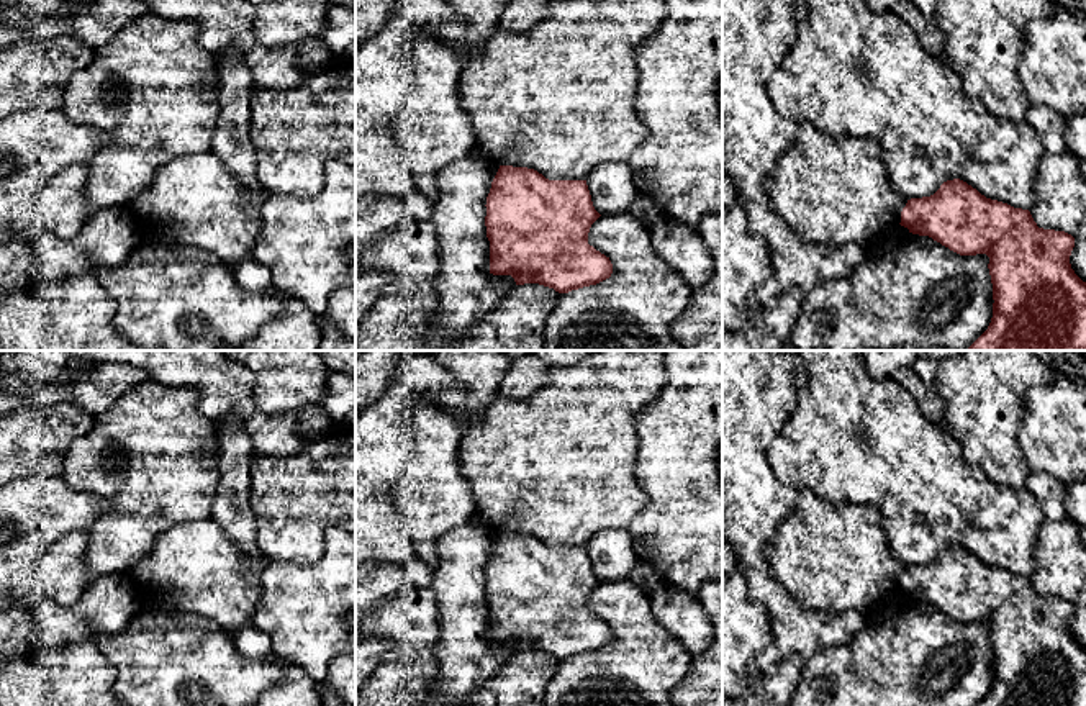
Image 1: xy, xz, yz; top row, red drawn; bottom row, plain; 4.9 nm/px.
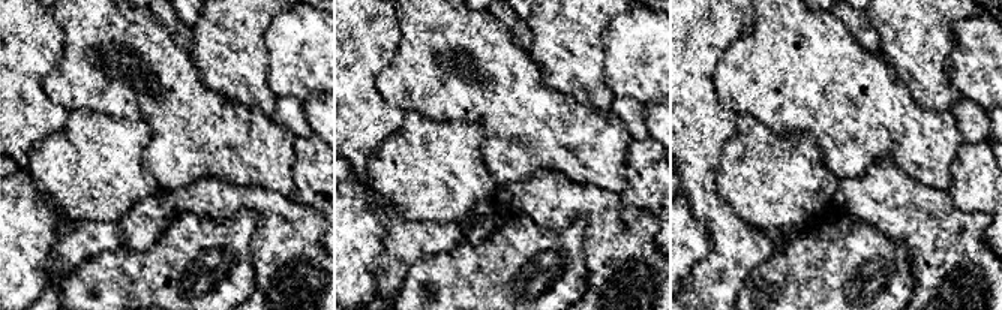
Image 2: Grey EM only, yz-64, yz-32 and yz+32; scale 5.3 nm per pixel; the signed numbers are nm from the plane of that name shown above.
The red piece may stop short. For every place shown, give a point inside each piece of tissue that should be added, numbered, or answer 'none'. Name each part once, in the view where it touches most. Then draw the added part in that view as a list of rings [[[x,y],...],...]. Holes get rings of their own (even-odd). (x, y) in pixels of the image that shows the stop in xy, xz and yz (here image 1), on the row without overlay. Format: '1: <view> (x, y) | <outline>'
none

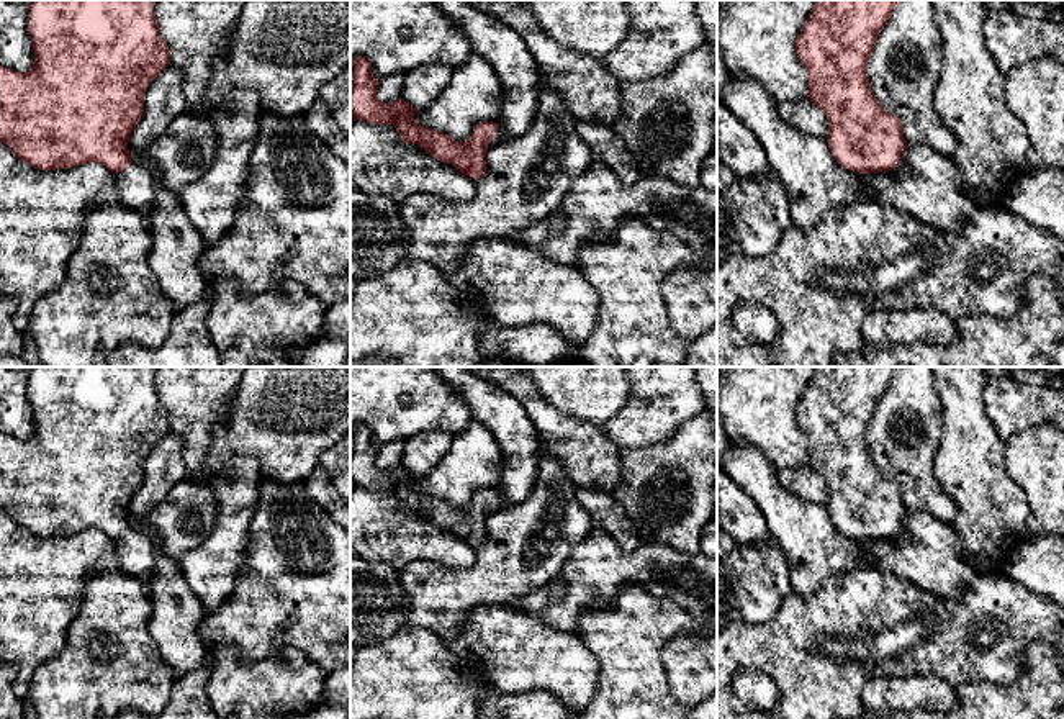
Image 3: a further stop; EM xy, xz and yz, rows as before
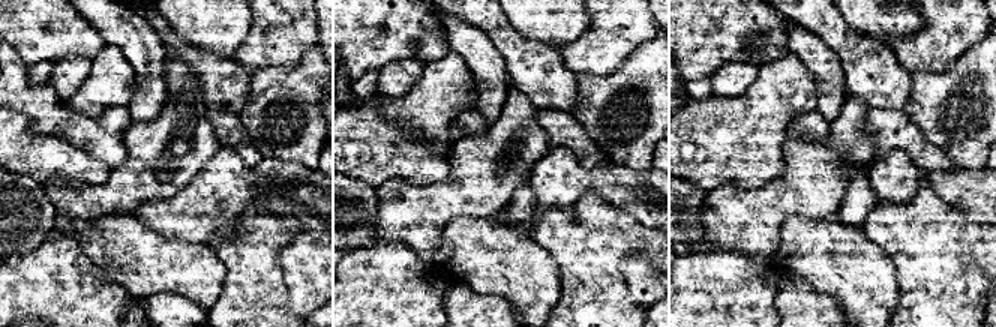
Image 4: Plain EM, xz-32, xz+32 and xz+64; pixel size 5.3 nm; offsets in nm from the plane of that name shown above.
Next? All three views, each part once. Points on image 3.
1: xy (135, 552) | [[[131,529],[116,542],[118,568],[149,585],[154,570],[154,552],[154,540]]]

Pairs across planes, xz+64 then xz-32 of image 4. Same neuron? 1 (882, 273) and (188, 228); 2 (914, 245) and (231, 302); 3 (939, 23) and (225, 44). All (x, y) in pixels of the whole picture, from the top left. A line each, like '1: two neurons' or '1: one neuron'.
1: two neurons
2: one neuron
3: two neurons

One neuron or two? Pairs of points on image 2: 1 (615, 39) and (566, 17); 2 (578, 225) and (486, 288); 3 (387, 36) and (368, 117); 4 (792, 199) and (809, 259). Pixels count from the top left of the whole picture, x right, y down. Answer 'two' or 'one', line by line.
1: two
2: one
3: one
4: two

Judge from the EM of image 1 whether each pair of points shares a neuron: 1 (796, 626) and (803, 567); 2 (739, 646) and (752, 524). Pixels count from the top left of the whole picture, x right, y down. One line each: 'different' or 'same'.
1: different
2: different

